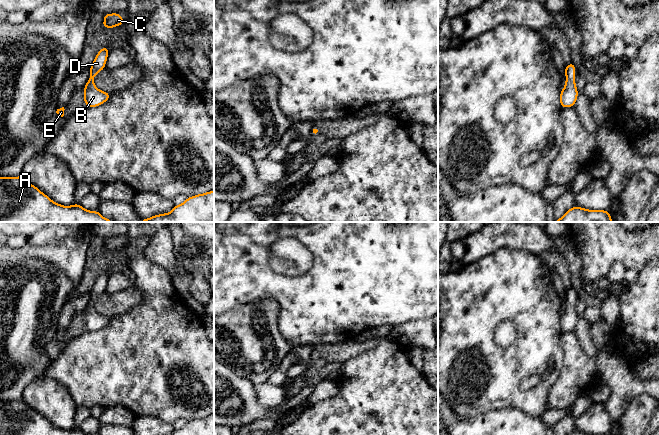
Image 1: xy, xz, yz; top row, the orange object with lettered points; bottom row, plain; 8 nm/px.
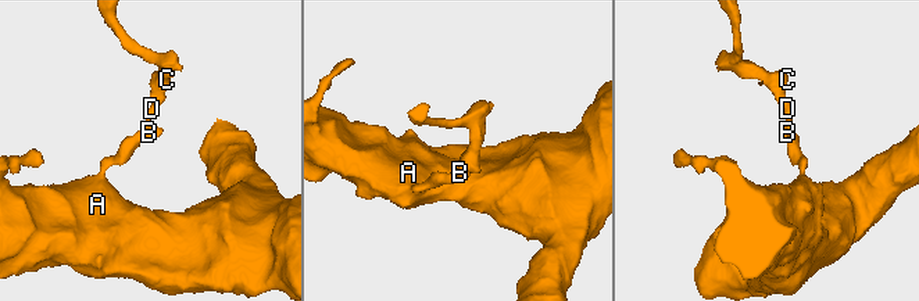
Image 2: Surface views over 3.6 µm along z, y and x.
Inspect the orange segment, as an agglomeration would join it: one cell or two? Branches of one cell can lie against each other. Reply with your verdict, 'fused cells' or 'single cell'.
single cell

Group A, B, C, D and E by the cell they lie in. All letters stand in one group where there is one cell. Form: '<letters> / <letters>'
A B C D E

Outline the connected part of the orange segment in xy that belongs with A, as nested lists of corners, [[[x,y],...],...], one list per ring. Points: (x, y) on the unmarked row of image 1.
[[[24,400],[0,401],[0,435],[90,435],[79,428],[71,430],[60,429],[51,424],[37,411],[30,408]]]

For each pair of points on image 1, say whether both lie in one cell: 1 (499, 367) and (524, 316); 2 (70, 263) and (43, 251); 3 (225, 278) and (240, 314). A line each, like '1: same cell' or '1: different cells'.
1: same cell
2: same cell
3: different cells

